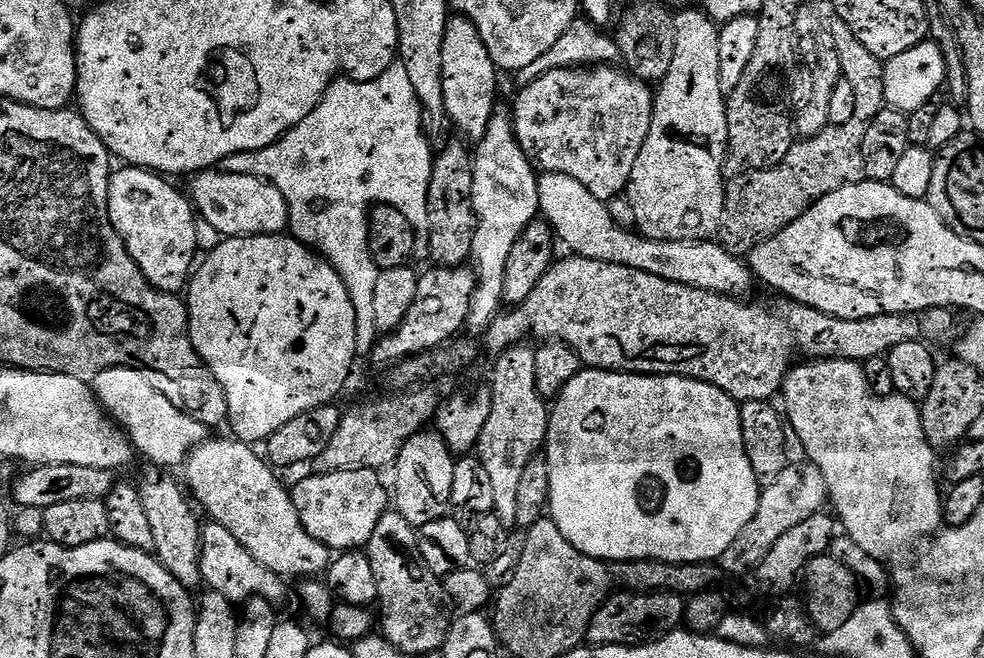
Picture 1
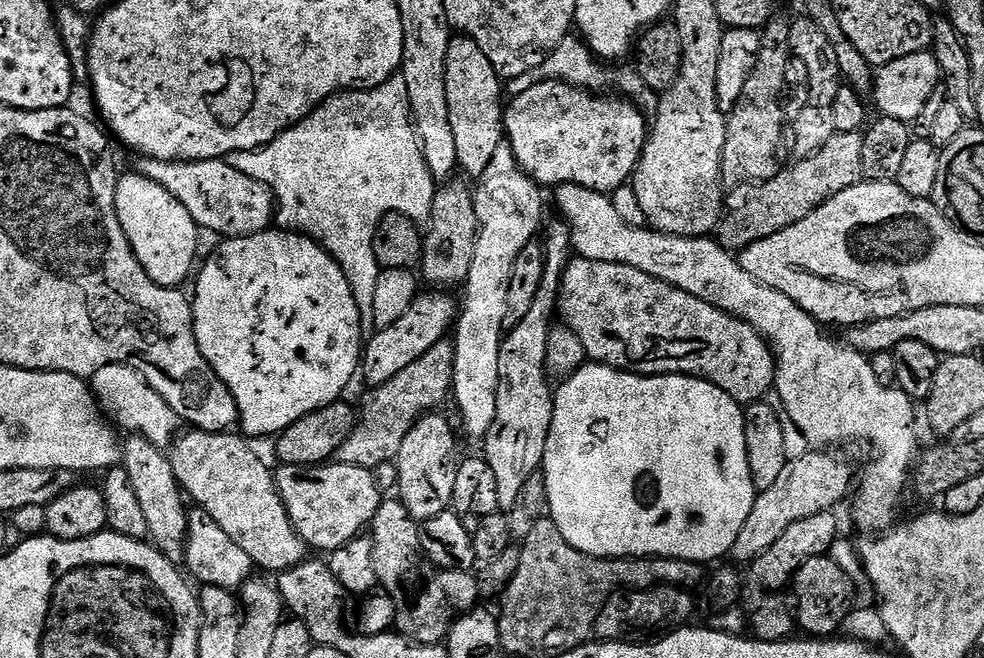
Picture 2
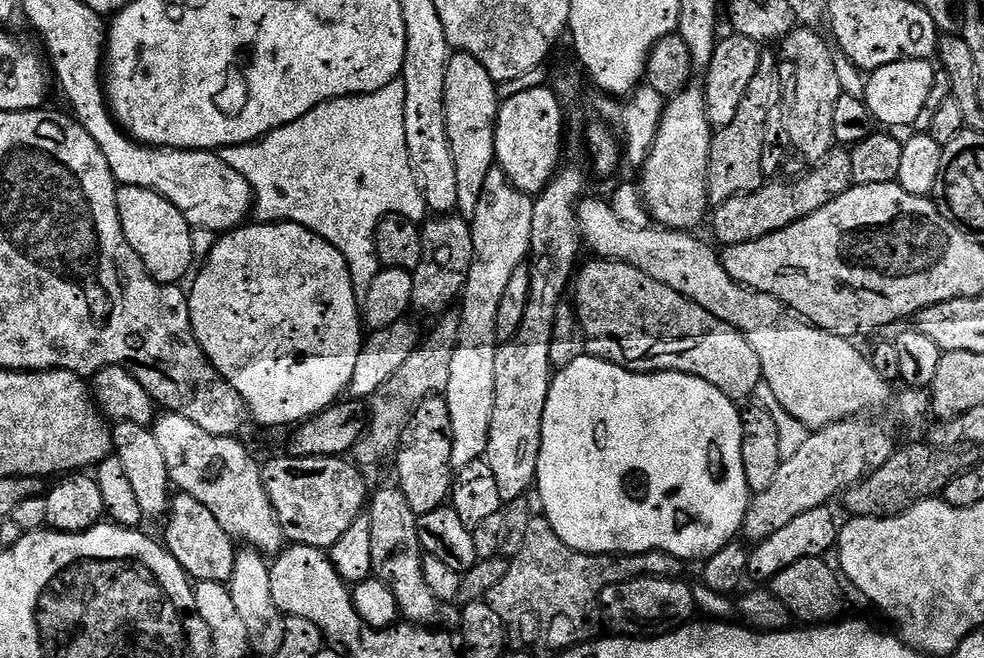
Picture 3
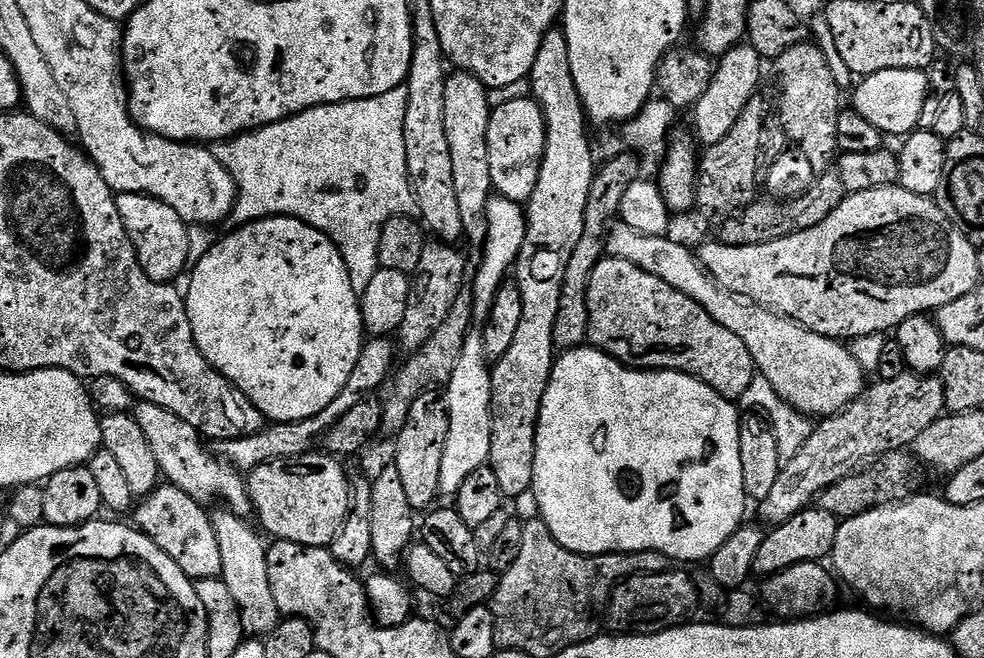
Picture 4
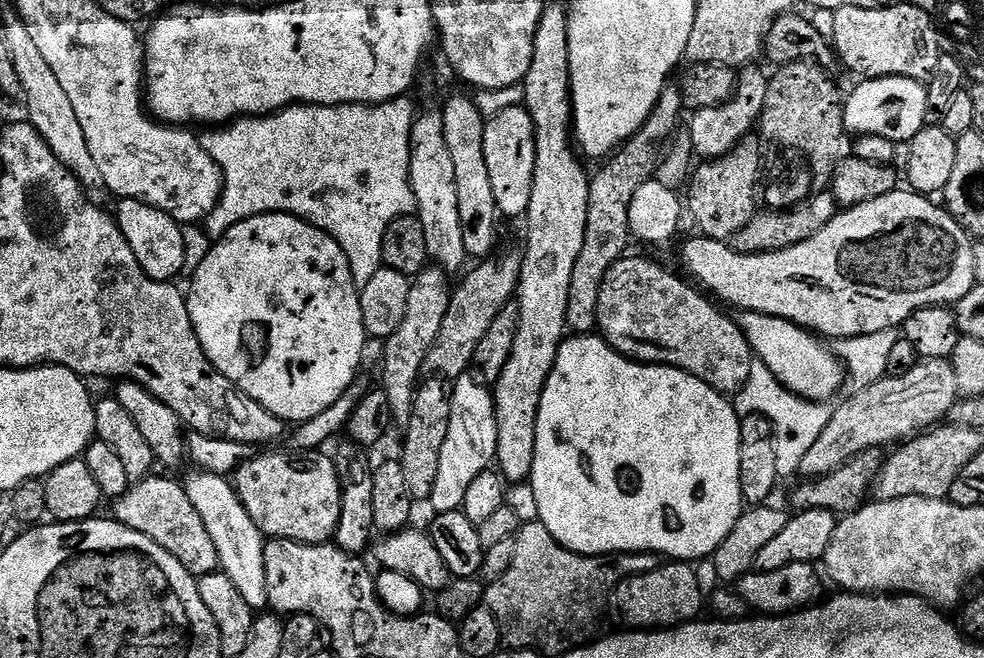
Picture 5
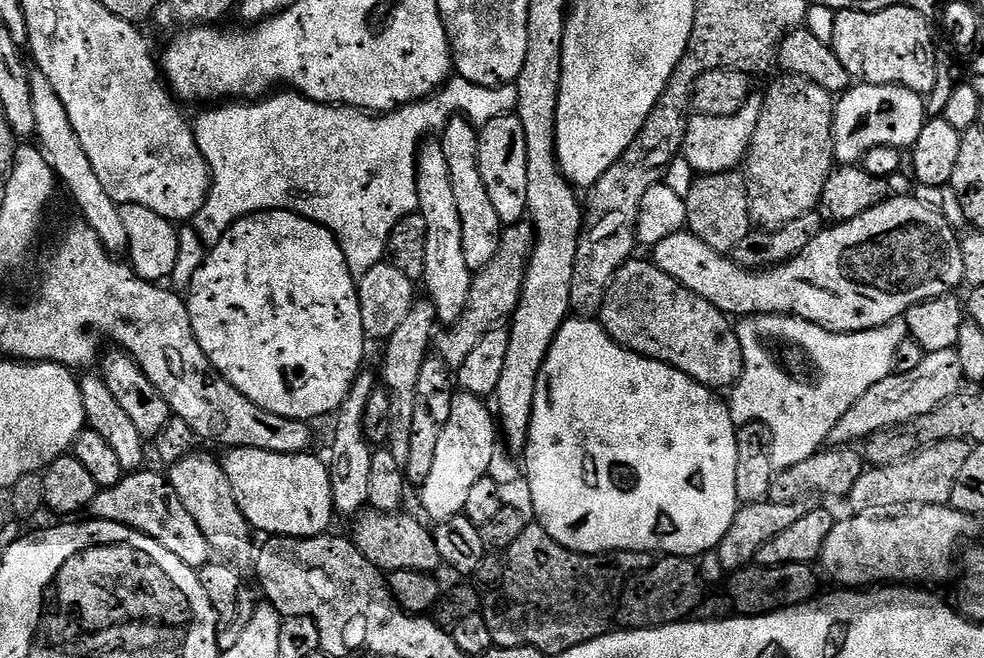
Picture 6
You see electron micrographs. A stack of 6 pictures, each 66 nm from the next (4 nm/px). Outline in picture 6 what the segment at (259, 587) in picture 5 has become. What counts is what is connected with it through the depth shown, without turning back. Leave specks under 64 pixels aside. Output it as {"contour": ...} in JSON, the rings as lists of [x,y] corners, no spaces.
{"contour":[[[203,450],[191,452],[186,458],[171,465],[166,472],[168,483],[182,498],[182,506],[190,510],[194,522],[206,534],[206,542],[210,542],[213,553],[228,562],[236,562],[239,556],[248,552],[248,535],[250,529],[242,510],[238,510],[238,502],[234,502],[234,490],[230,490],[230,478],[226,478],[226,470],[219,459],[207,456]]]}

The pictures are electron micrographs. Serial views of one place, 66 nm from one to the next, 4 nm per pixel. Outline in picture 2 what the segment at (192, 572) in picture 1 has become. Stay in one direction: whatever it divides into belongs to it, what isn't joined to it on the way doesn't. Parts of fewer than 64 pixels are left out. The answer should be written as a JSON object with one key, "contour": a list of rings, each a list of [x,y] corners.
{"contour":[[[129,435],[127,439],[122,444],[122,467],[126,474],[130,474],[130,482],[146,518],[151,543],[167,560],[183,561],[184,544],[188,540],[189,509],[184,508],[186,496],[176,481],[169,453],[141,436]]]}

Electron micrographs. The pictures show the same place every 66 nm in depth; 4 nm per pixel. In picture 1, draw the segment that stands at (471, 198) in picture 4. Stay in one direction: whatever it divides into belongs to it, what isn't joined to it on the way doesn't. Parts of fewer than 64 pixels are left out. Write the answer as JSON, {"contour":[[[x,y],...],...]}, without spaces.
{"contour":[[[456,14],[446,26],[446,38],[442,38],[442,94],[447,119],[456,123],[461,137],[468,142],[479,142],[488,130],[490,118],[496,115],[496,63],[482,42],[482,34],[474,22],[463,14]]]}

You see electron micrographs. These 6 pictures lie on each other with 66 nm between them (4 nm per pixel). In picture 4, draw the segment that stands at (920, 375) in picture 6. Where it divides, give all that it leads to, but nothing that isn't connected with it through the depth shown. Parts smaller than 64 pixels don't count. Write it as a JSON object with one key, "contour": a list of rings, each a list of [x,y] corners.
{"contour":[[[905,371],[903,375],[904,376],[896,376],[893,380],[884,380],[881,384],[874,385],[873,388],[872,385],[865,387],[863,394],[858,397],[853,404],[849,404],[844,411],[836,413],[835,416],[821,419],[819,423],[813,427],[810,438],[806,438],[806,446],[802,446],[802,450],[798,450],[798,454],[794,454],[794,458],[787,461],[787,463],[781,467],[778,478],[774,482],[774,490],[770,490],[768,499],[759,501],[758,508],[760,508],[761,516],[759,519],[763,521],[765,525],[775,526],[777,524],[785,524],[787,520],[794,518],[794,514],[798,514],[804,508],[809,507],[809,505],[819,497],[821,492],[825,492],[830,486],[834,486],[834,482],[842,482],[842,478],[852,475],[853,472],[865,467],[866,462],[871,462],[878,456],[885,456],[888,452],[898,452],[907,449],[918,438],[918,434],[922,434],[922,430],[926,430],[926,426],[930,426],[939,416],[945,415],[944,382],[940,379],[939,375],[918,376],[915,372],[910,371]]]}

